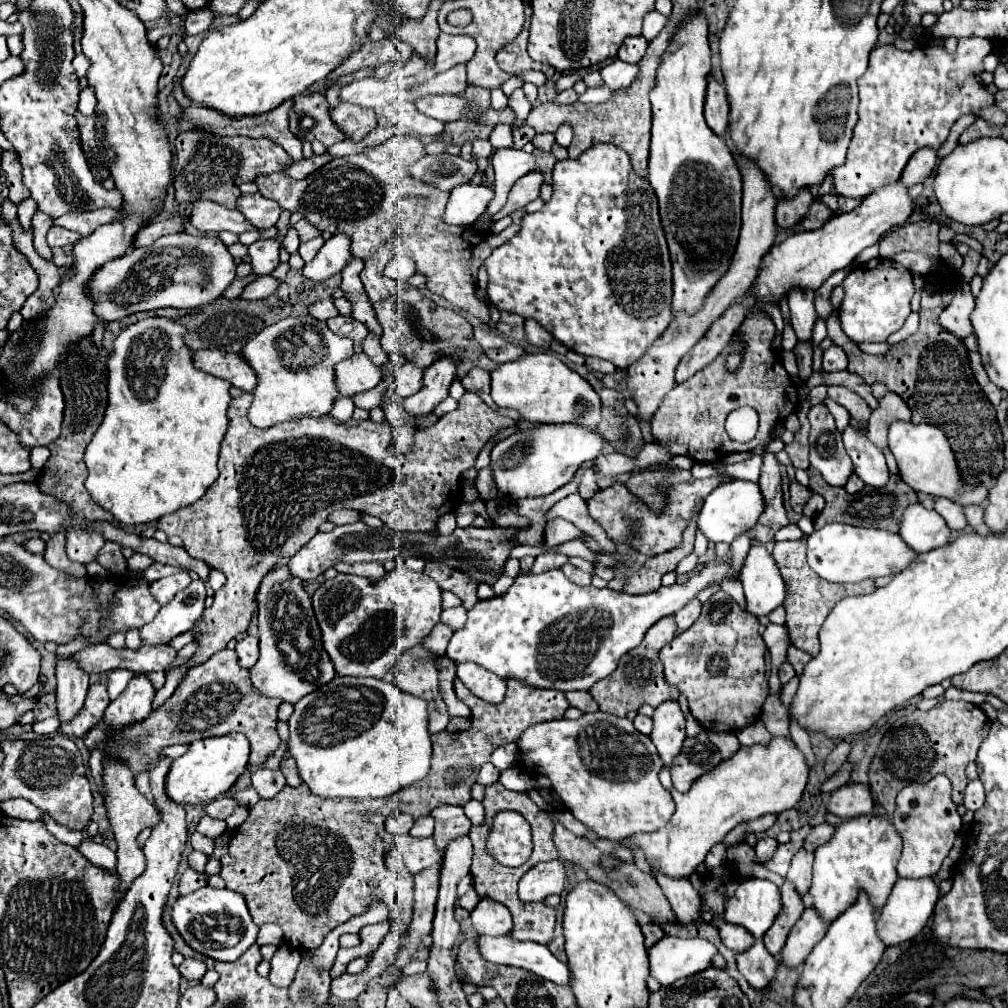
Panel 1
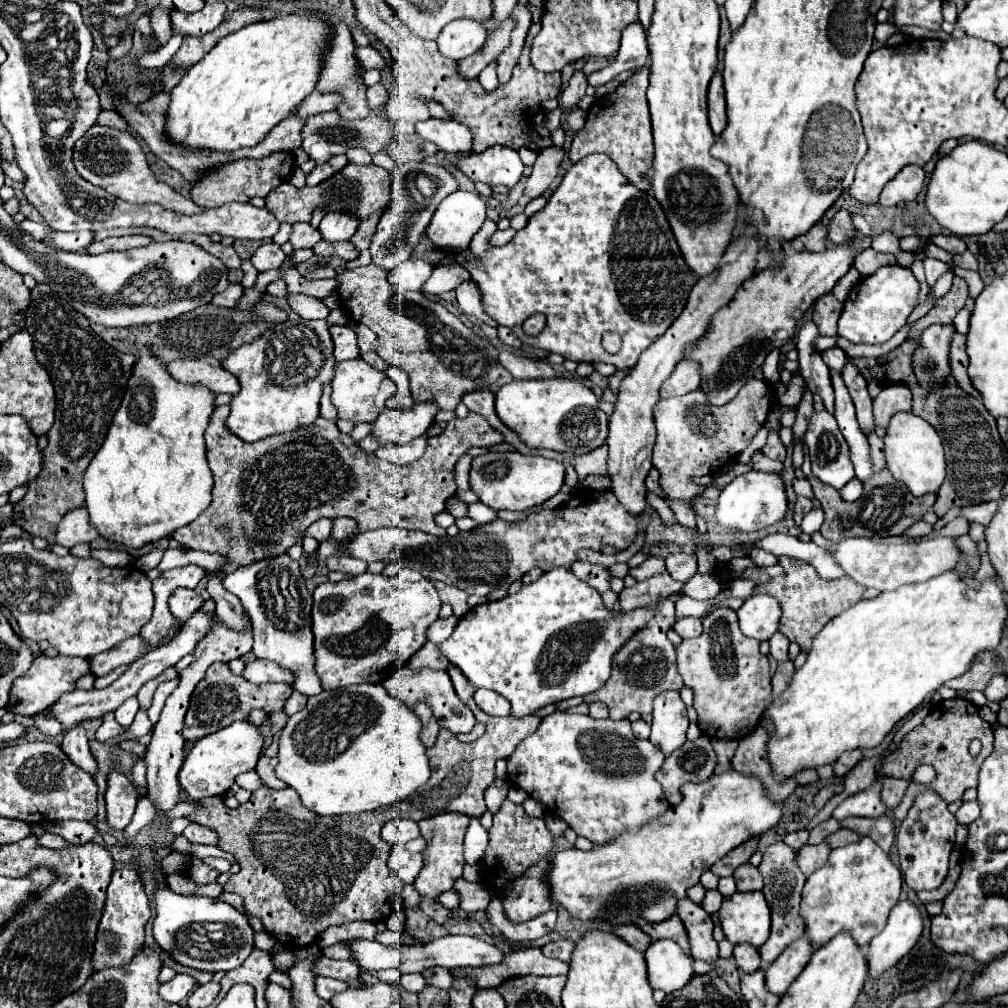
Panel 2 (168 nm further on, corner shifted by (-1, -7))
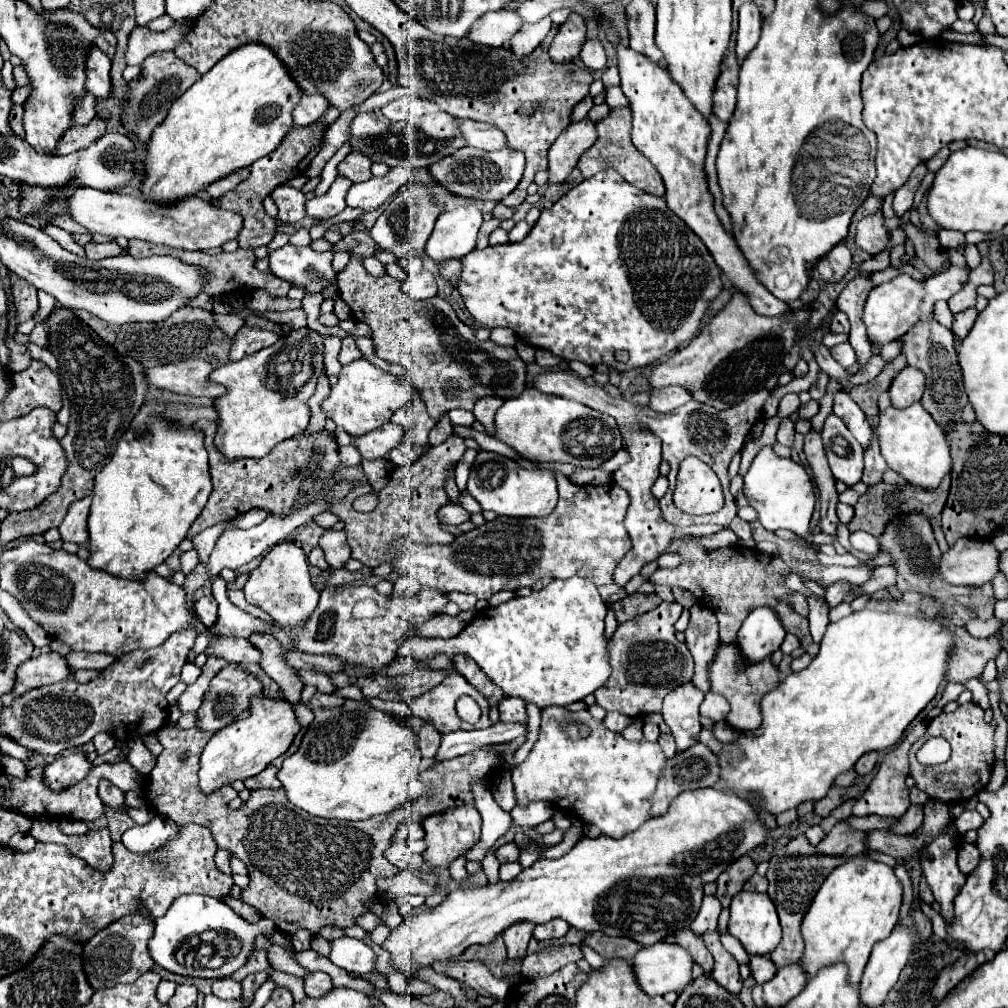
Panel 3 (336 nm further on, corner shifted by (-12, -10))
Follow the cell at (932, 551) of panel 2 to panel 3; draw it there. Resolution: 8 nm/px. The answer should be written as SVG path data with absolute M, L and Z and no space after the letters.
M964 538L942 554L938 574L950 584L980 586L992 582L998 572L998 556L988 540Z

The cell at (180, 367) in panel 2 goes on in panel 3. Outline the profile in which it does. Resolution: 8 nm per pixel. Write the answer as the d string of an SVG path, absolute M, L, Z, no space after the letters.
M184 360L180 364L164 364L158 368L146 370L150 386L160 390L170 390L182 396L224 396L226 388L210 380L212 364L206 360Z

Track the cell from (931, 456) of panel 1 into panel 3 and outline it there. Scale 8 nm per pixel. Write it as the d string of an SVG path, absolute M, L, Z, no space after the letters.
M912 404L904 410L888 408L884 414L878 416L878 436L882 456L886 458L888 468L904 476L914 486L936 490L942 478L952 470L952 456L944 430L932 420L922 404Z

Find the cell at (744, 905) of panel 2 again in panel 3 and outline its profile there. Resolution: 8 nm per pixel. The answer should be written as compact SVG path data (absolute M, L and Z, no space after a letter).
M742 890L732 898L728 930L730 930L732 936L736 936L742 942L742 946L748 954L760 954L760 956L770 954L782 940L782 928L780 928L776 908L774 908L772 900L766 894L760 894L760 892Z

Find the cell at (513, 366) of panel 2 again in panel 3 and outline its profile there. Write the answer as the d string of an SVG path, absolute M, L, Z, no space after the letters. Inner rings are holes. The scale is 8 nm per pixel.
M564 370L538 374L534 378L534 386L538 390L542 390L542 392L564 396L568 400L576 400L580 404L586 404L586 406L590 406L590 408L594 408L598 412L610 414L612 418L616 418L618 426L646 426L656 436L660 436L660 440L662 440L662 458L670 464L670 474L668 474L670 488L664 494L664 498L660 498L660 510L662 510L662 516L664 516L666 522L676 524L676 526L692 526L692 524L720 524L720 526L728 526L734 520L736 502L734 502L732 494L728 492L730 482L726 482L726 472L728 472L728 464L730 464L732 456L738 454L744 448L744 444L748 440L748 434L752 432L752 426L762 420L762 406L770 398L770 392L766 388L762 388L756 394L752 394L750 400L744 400L744 402L736 404L734 408L728 408L728 410L722 410L722 412L712 408L712 406L708 406L708 404L700 404L696 400L690 400L688 404L684 404L684 406L680 406L680 408L676 408L676 410L672 410L668 414L662 414L662 412L654 412L650 408L634 408L626 398L622 398L622 396L620 398L612 398L598 384L588 384L580 376L576 376L572 372L564 372ZM686 456L700 458L720 478L722 492L724 492L724 498L726 498L726 504L724 504L724 508L720 512L706 514L706 516L688 516L682 510L678 510L676 506L672 506L672 492L674 492L674 484L676 484L678 466L680 466L680 462Z

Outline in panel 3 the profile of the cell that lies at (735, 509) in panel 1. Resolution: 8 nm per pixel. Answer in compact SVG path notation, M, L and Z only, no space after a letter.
M764 446L756 454L750 470L744 476L744 496L748 500L748 506L752 506L758 512L758 522L764 528L788 526L782 530L792 530L798 536L806 536L816 498L814 498L812 480L802 464L790 458L778 458L772 446Z

